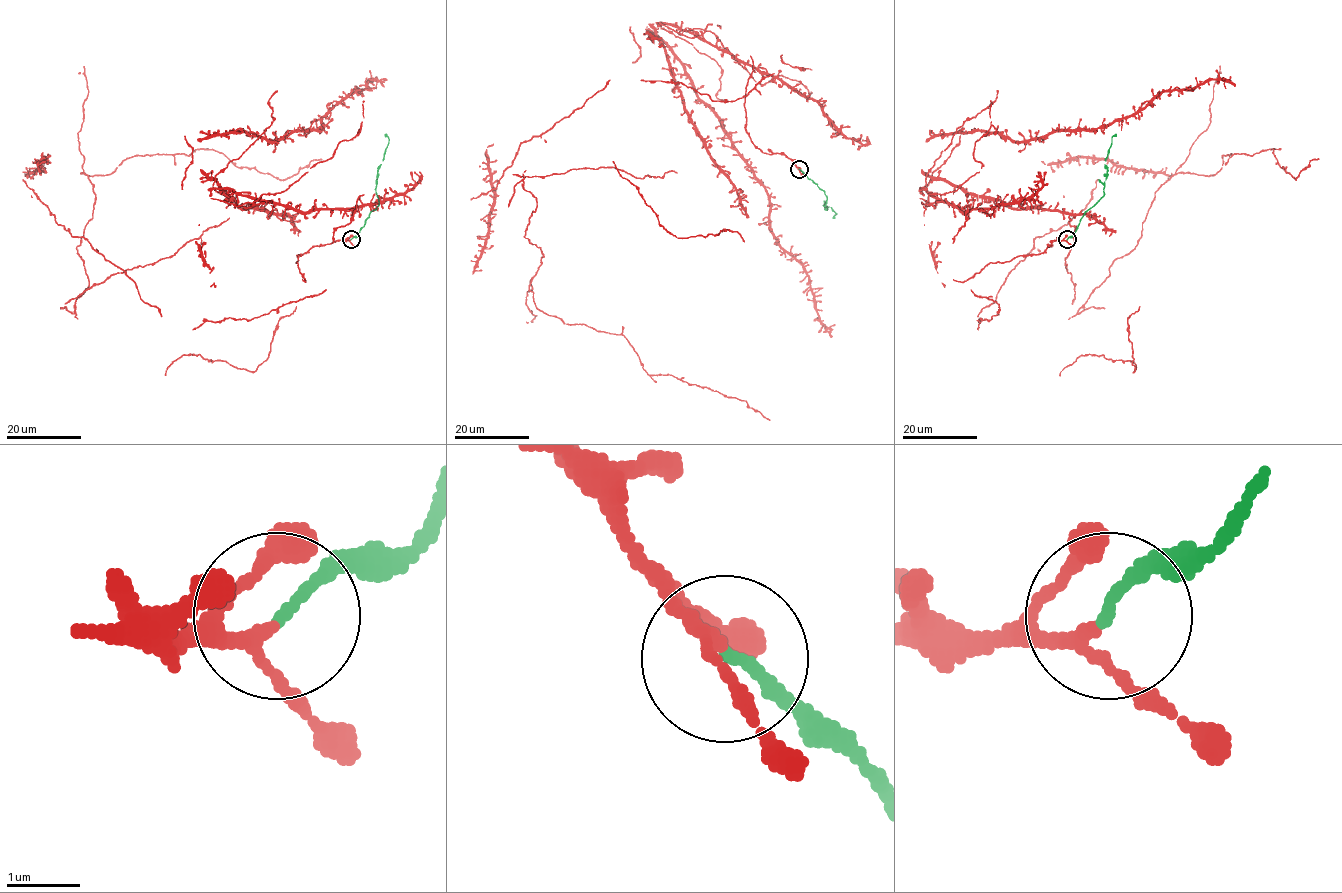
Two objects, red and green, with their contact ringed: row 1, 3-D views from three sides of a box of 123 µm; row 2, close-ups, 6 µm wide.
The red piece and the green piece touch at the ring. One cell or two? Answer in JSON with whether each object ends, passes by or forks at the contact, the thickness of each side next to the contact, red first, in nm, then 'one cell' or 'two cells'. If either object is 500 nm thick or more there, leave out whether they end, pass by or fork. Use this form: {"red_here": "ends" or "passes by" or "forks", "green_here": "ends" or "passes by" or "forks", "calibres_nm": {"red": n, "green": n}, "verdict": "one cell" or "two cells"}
{"red_here": "passes by", "green_here": "ends", "calibres_nm": {"red": 130, "green": 140}, "verdict": "one cell"}

